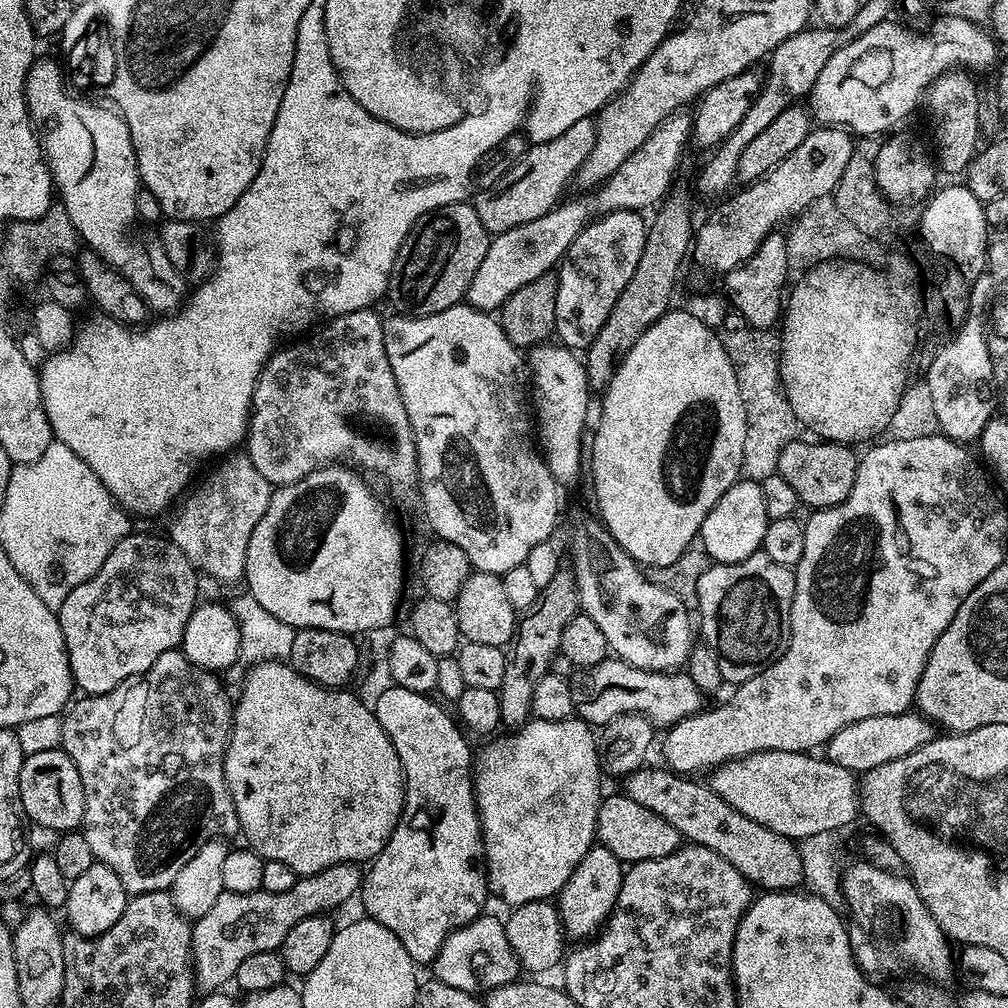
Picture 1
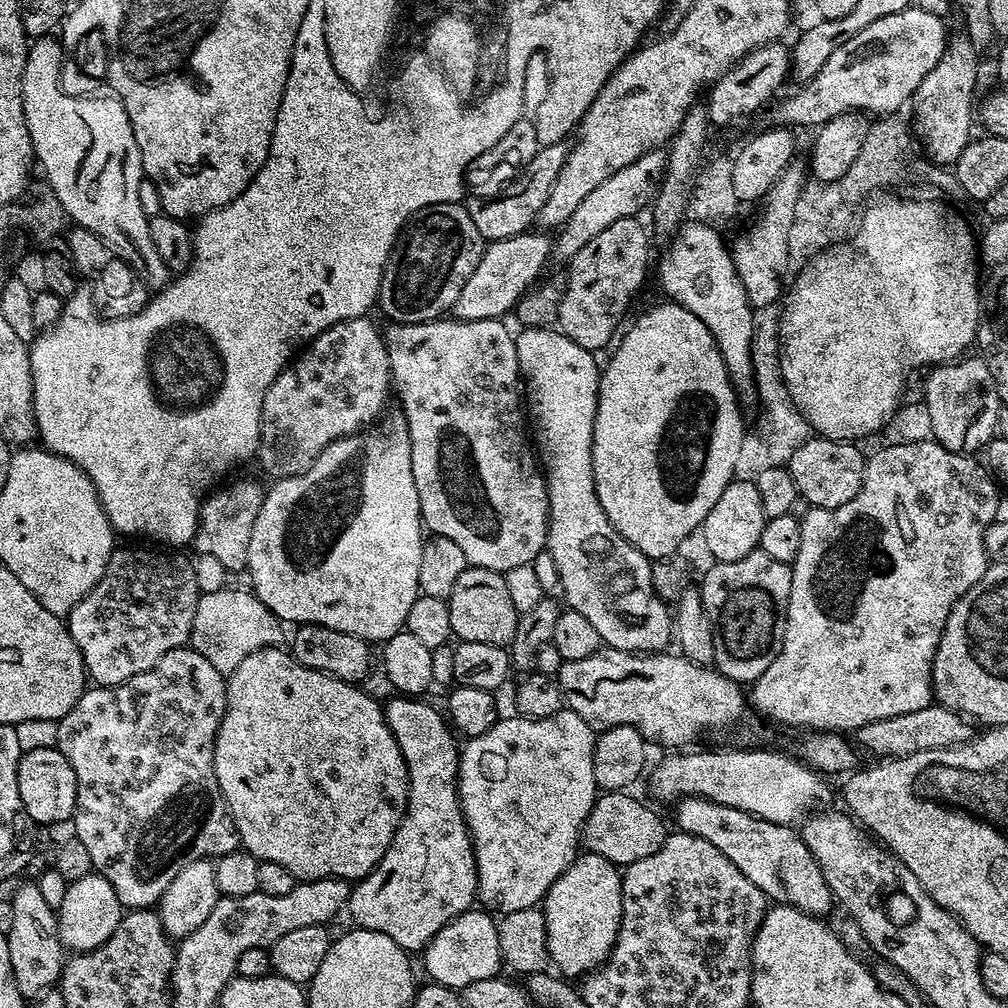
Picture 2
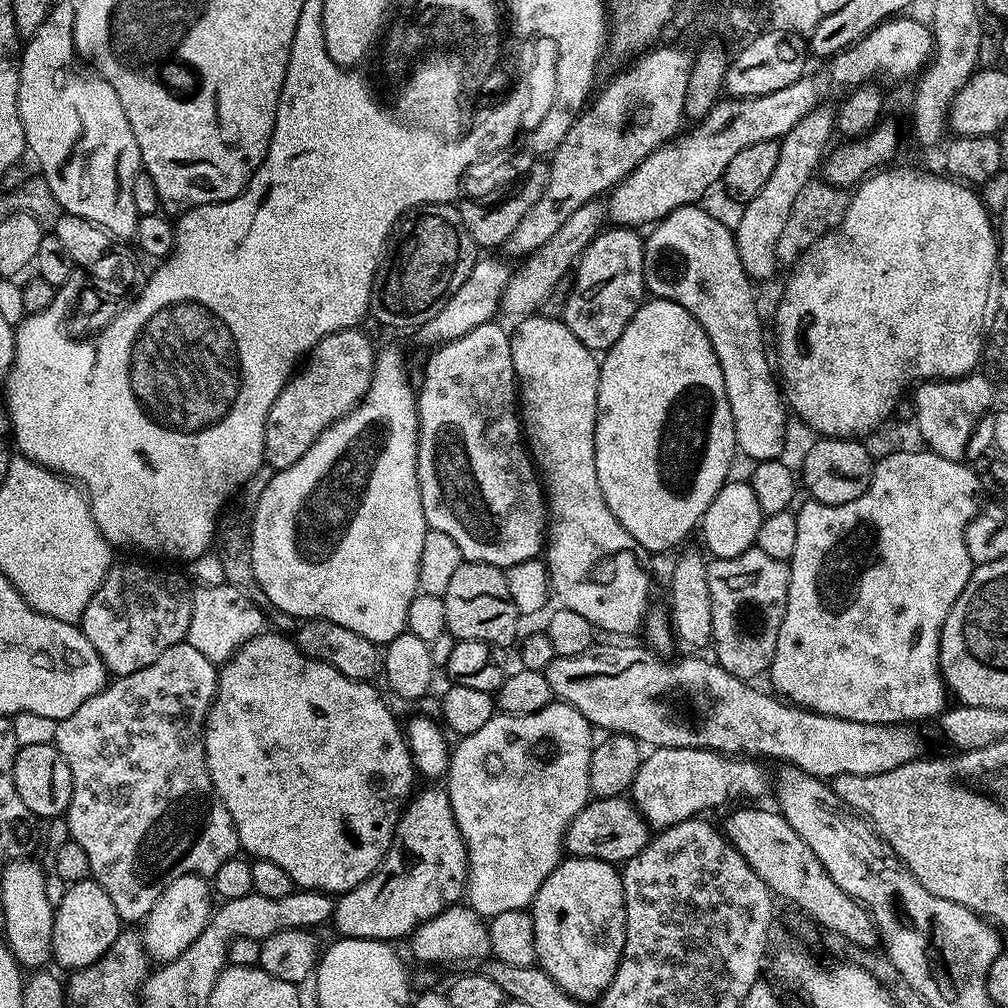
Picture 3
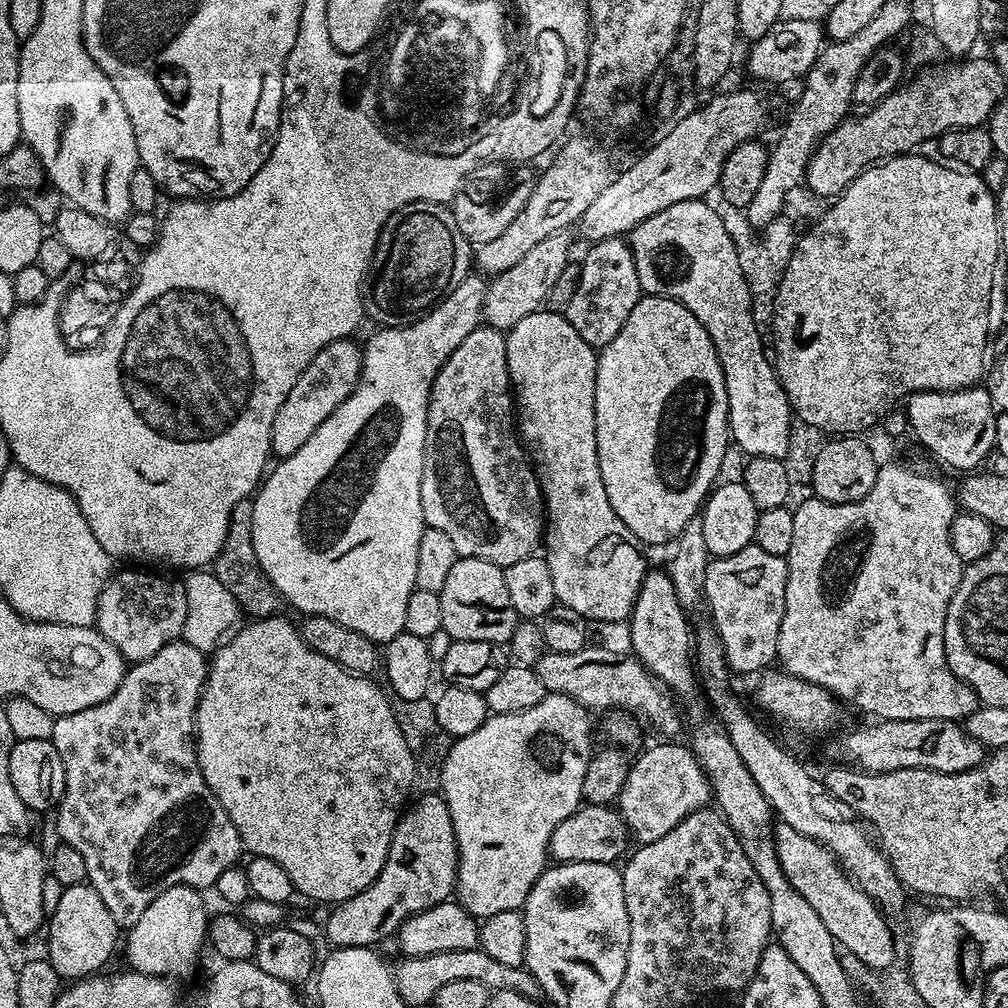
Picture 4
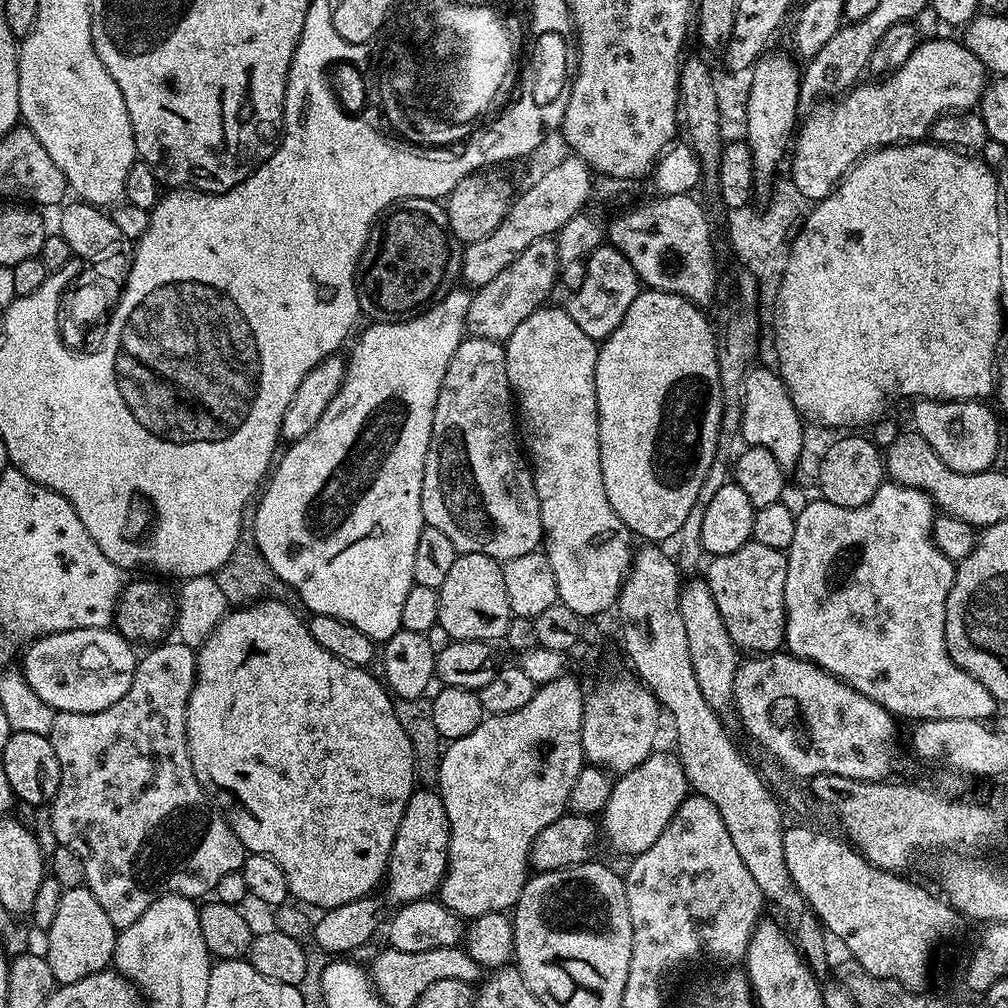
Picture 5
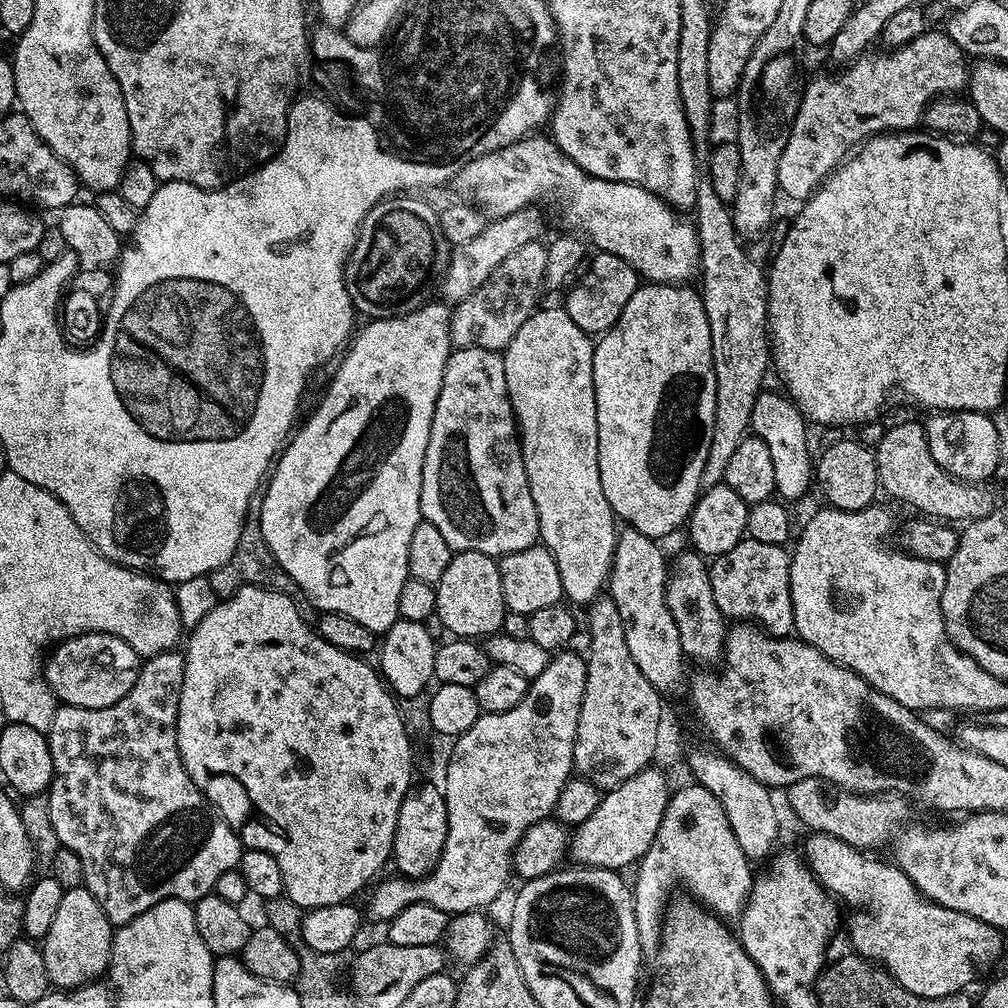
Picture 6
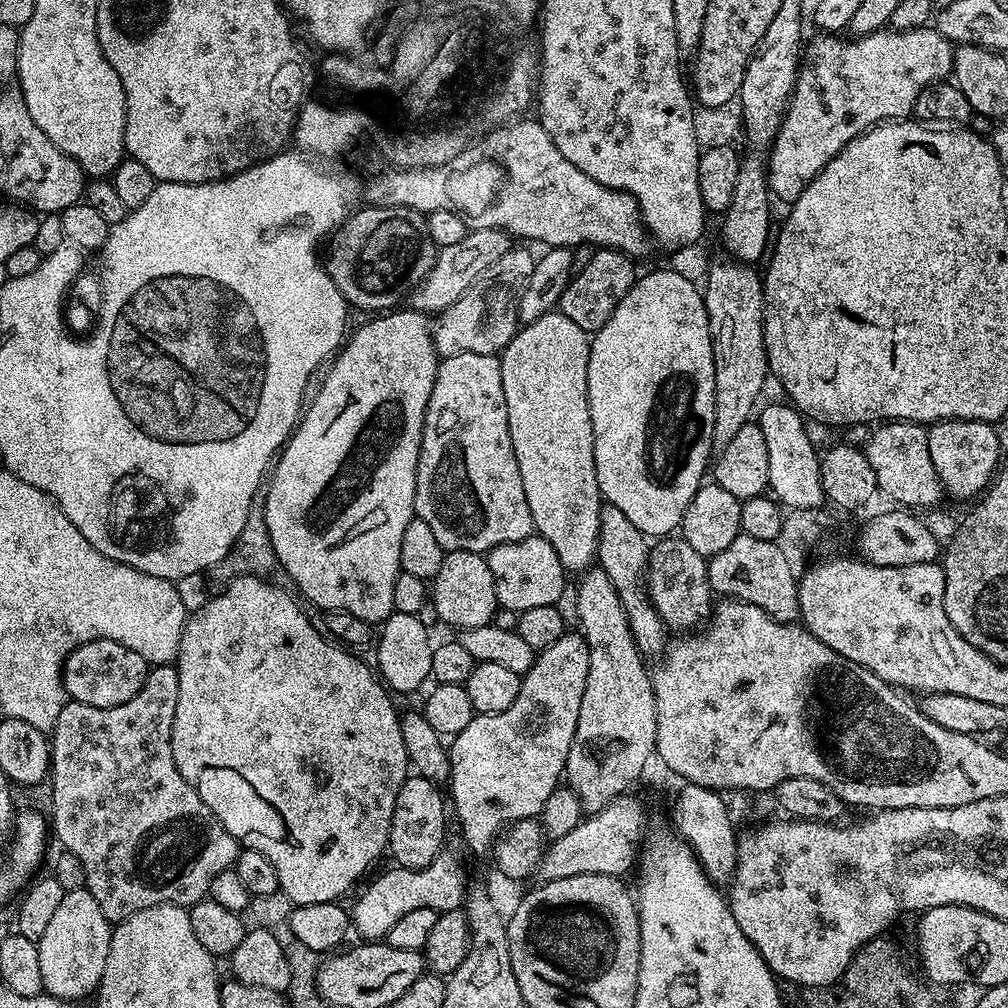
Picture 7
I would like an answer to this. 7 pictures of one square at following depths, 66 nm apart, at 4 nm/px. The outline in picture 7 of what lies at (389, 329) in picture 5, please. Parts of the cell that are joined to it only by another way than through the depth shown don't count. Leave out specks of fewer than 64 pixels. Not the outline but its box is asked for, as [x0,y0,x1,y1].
[264,310,438,626]

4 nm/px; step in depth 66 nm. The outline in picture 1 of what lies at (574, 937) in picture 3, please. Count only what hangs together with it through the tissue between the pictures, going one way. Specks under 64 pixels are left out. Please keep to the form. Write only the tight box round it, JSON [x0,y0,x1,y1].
[558,846,625,938]

